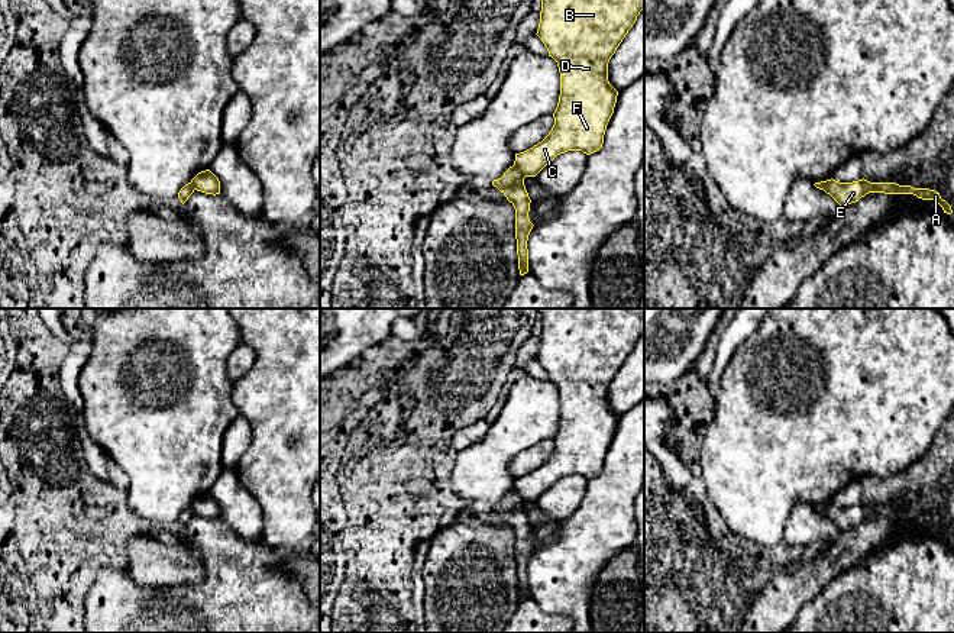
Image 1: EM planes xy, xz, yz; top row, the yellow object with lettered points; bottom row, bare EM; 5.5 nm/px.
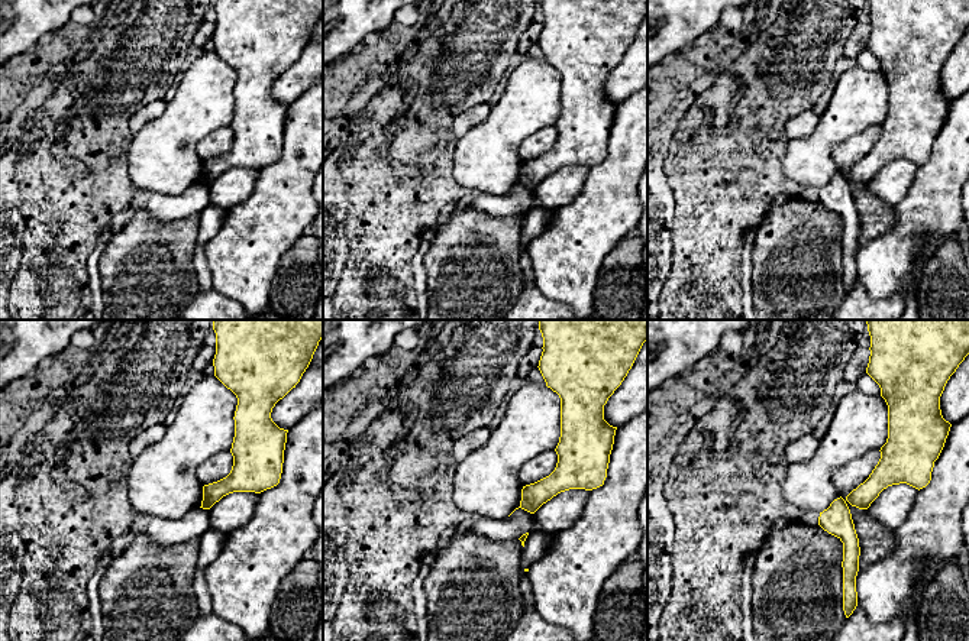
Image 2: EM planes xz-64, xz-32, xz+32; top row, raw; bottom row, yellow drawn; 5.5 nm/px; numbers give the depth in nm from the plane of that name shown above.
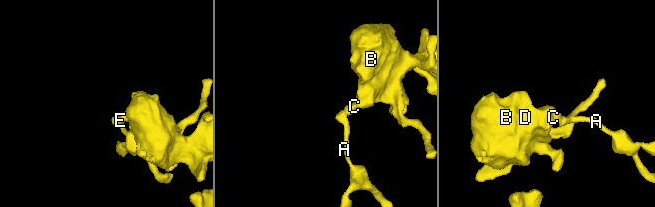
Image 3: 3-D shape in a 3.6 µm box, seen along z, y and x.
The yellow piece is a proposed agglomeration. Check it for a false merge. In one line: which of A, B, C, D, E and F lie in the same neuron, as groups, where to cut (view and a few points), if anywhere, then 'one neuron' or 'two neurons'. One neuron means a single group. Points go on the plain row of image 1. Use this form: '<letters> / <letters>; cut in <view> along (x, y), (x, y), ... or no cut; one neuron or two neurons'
A E / B C D F; cut in xz along (514, 488), (524, 501); two neurons

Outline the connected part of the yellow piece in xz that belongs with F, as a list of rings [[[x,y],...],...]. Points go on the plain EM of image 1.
[[[537,309],[541,322],[537,361],[559,391],[560,420],[549,459],[533,472],[515,478],[514,490],[524,501],[536,501],[557,479],[582,475],[591,479],[602,472],[607,449],[614,437],[618,416],[608,406],[608,387],[644,333],[644,309]]]

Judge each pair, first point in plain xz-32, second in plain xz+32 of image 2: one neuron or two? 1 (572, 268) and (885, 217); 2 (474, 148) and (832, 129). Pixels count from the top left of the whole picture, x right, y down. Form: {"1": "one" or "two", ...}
{"1": "two", "2": "one"}

